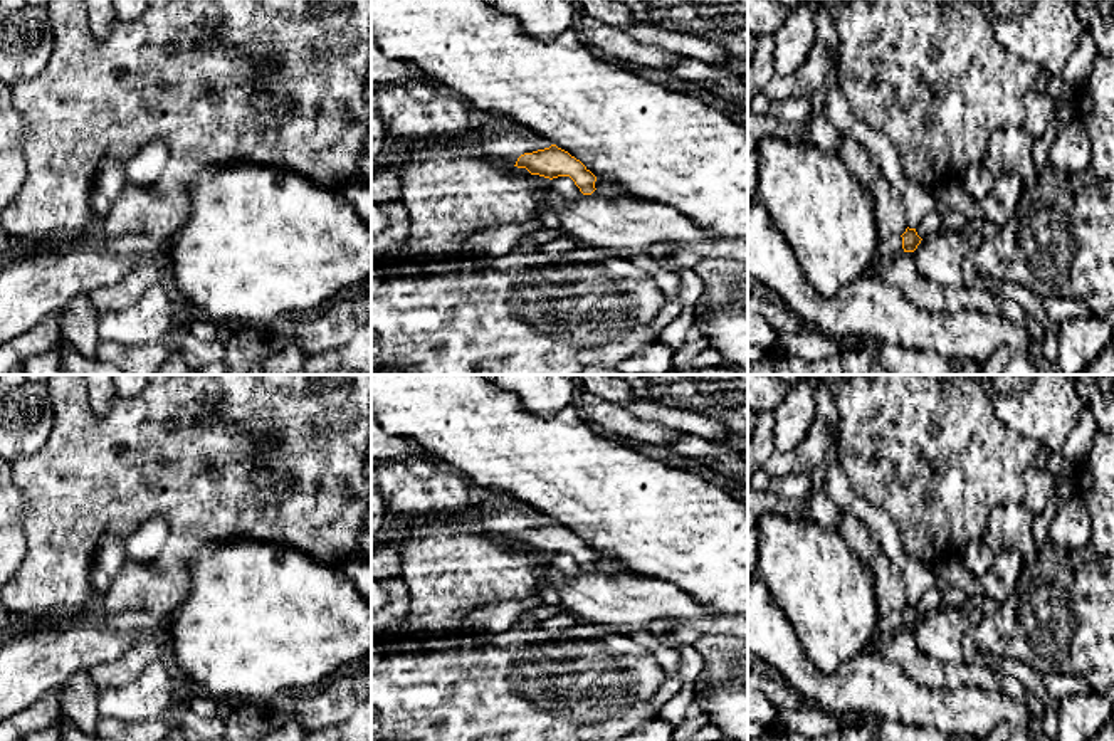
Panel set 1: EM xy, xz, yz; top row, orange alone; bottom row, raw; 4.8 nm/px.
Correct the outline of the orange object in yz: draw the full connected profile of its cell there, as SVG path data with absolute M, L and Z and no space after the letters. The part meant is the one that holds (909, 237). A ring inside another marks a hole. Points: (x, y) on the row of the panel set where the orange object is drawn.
M906 229L902 235L880 239L877 245L877 260L879 264L887 262L891 257L896 257L902 252L914 252L921 244L921 237L916 229Z

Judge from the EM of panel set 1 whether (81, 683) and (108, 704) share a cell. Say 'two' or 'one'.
two

